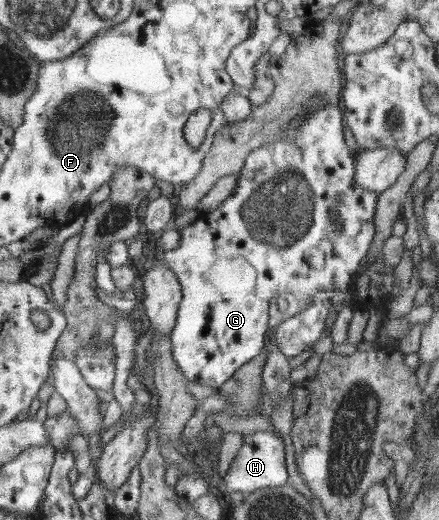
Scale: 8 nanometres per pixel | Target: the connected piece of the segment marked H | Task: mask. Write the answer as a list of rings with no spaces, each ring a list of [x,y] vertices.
[[[262,428],[251,434],[241,432],[240,438],[242,440],[241,447],[222,477],[225,482],[224,491],[238,491],[245,498],[248,494],[266,487],[285,486],[289,481],[289,473],[287,473],[285,445],[282,438],[277,437],[271,431],[264,431]]]

